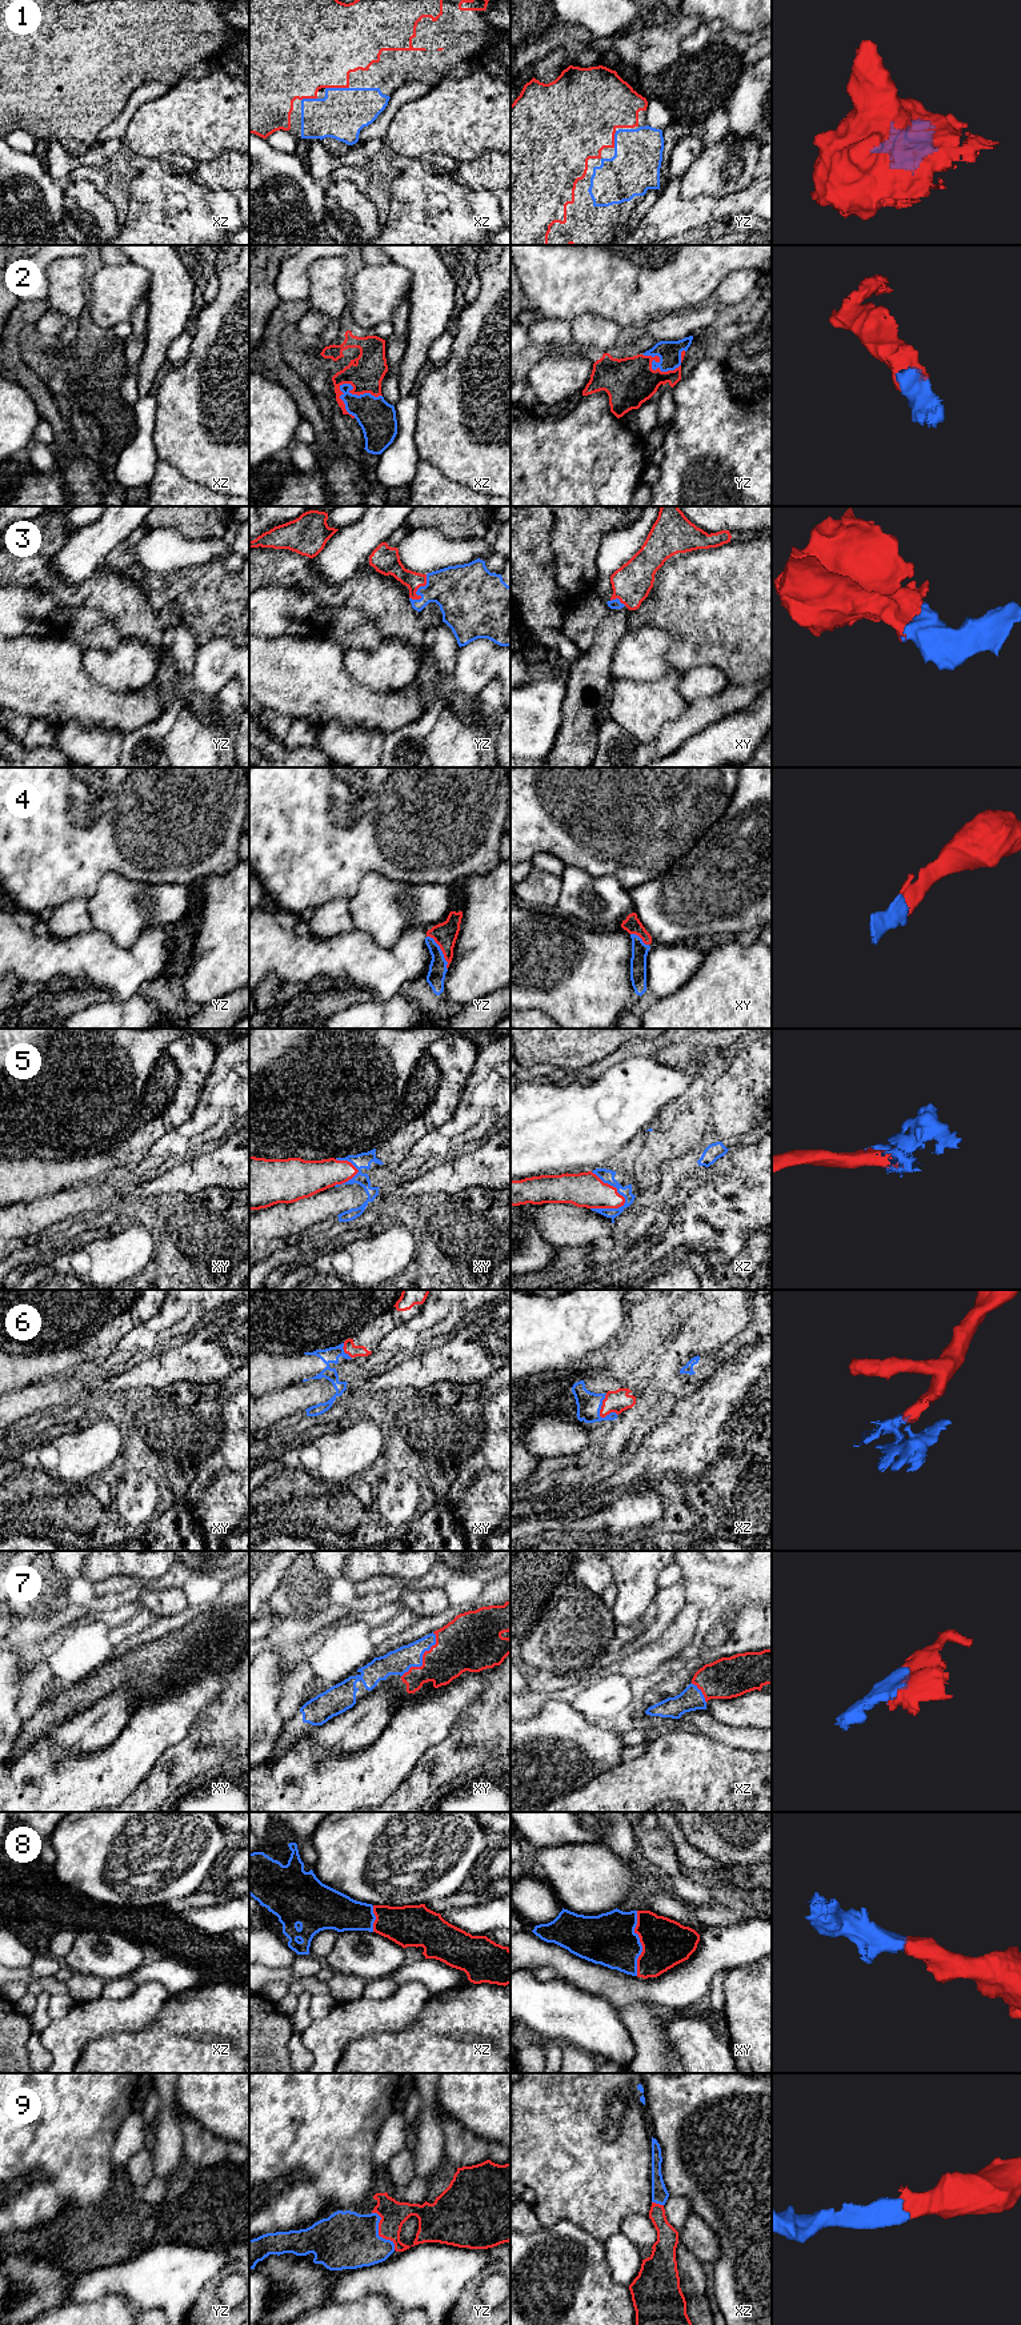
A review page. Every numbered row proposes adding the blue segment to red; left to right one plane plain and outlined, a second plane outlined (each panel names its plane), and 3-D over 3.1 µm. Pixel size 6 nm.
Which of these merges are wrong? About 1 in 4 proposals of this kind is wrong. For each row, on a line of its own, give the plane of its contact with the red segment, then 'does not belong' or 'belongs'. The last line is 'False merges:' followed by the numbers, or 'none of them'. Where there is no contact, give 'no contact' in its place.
1: meets red in xz; belongs
2: meets red in xz; belongs
3: meets red in yz; belongs
4: meets red in yz; belongs
5: meets red in xz; belongs
6: meets red in xz; belongs
7: meets red in xy; belongs
8: meets red in xy; belongs
9: meets red in yz; belongs
False merges: none of them

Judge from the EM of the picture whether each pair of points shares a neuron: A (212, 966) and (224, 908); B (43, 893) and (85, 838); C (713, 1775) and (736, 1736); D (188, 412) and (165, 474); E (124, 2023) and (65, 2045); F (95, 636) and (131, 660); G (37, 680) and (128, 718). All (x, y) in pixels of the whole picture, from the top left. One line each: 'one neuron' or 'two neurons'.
A: one neuron
B: one neuron
C: two neurons
D: two neurons
E: one neuron
F: two neurons
G: one neuron

